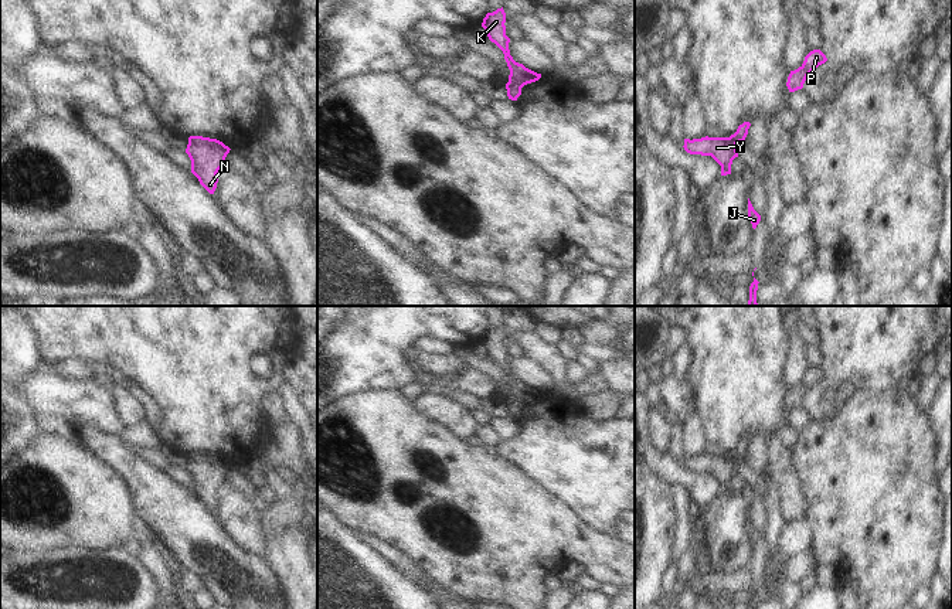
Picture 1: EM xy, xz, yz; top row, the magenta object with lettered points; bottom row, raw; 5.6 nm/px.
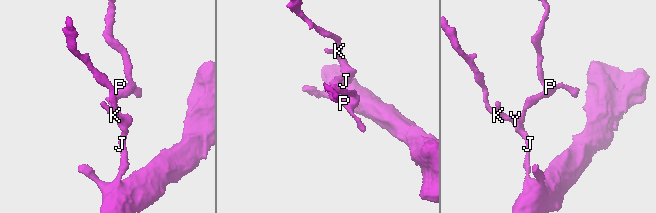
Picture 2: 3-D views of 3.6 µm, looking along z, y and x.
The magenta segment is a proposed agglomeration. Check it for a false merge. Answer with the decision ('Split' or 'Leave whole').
Leave whole.

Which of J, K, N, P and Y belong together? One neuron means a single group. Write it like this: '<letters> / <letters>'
J K N P Y

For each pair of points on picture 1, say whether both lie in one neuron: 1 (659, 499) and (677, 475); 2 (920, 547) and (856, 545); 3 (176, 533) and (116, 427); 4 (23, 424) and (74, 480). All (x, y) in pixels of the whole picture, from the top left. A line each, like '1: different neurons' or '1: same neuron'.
1: different neurons
2: same neuron
3: different neurons
4: different neurons

